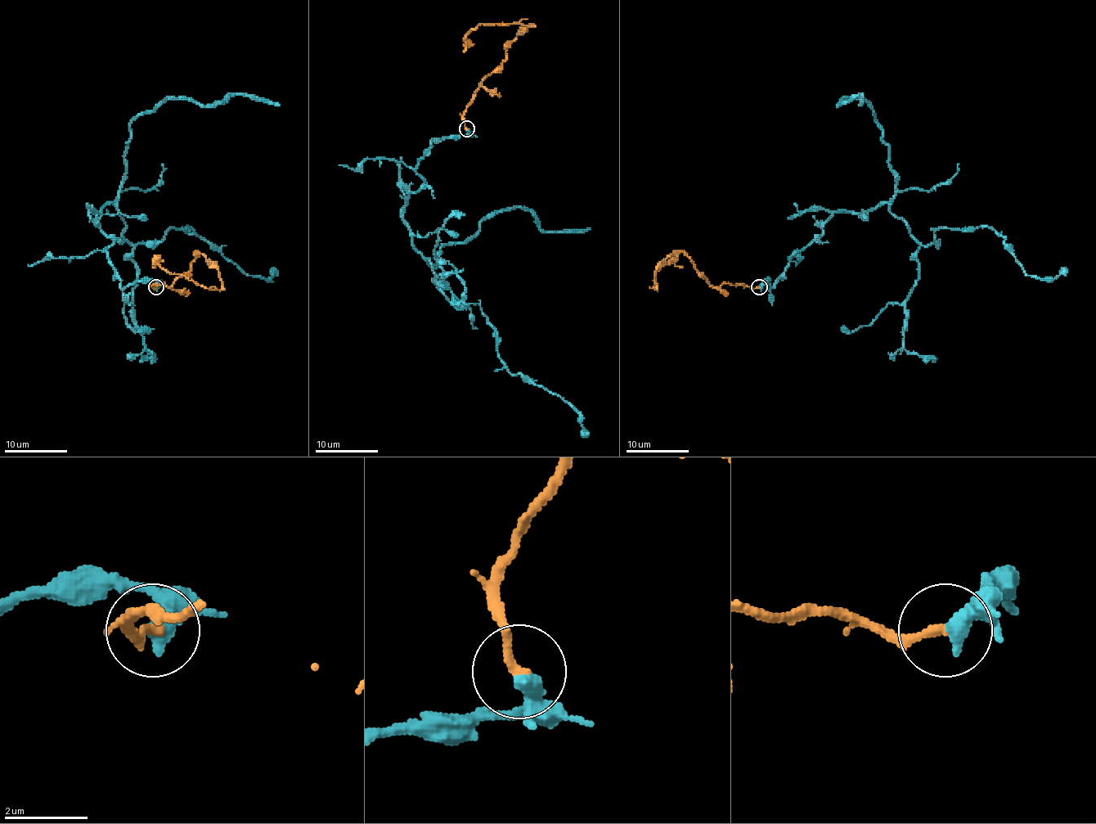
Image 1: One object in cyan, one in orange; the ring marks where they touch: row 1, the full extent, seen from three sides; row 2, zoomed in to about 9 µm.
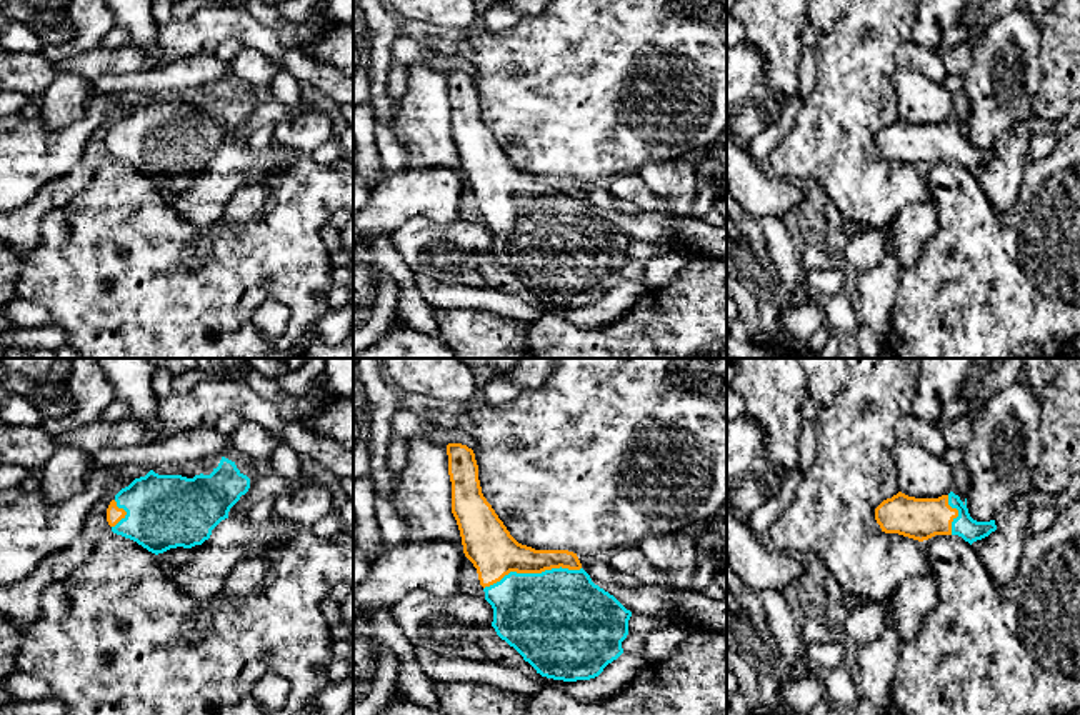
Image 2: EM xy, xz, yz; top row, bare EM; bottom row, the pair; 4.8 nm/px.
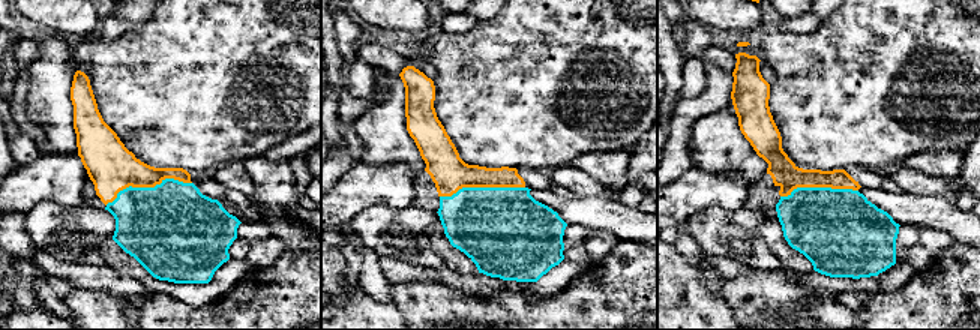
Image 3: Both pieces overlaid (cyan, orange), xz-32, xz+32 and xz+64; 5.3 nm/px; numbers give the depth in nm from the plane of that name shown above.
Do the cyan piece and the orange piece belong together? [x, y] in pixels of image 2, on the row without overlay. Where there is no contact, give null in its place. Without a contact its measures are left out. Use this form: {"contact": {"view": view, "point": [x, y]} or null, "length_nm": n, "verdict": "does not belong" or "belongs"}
{"contact": {"view": "xz", "point": [532, 200]}, "length_nm": 480, "verdict": "belongs"}

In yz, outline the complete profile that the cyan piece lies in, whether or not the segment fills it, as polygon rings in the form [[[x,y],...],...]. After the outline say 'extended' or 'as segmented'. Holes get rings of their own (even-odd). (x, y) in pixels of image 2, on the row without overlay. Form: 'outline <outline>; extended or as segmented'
outline [[[898,118],[875,135],[875,147],[882,158],[918,168],[935,162],[958,162],[972,172],[997,157],[995,147],[973,147],[967,125],[962,128],[953,118],[938,125],[915,125]]]; extended

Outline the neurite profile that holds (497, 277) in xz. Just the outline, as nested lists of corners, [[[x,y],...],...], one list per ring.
[[[492,252],[478,255],[478,272],[492,288],[508,295],[517,295],[525,302],[537,305],[537,297],[525,288],[513,273],[502,267]]]

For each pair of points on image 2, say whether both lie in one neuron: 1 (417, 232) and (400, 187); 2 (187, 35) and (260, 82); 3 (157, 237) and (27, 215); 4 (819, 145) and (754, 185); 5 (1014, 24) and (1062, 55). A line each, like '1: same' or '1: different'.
1: different
2: different
3: different
4: different
5: different

